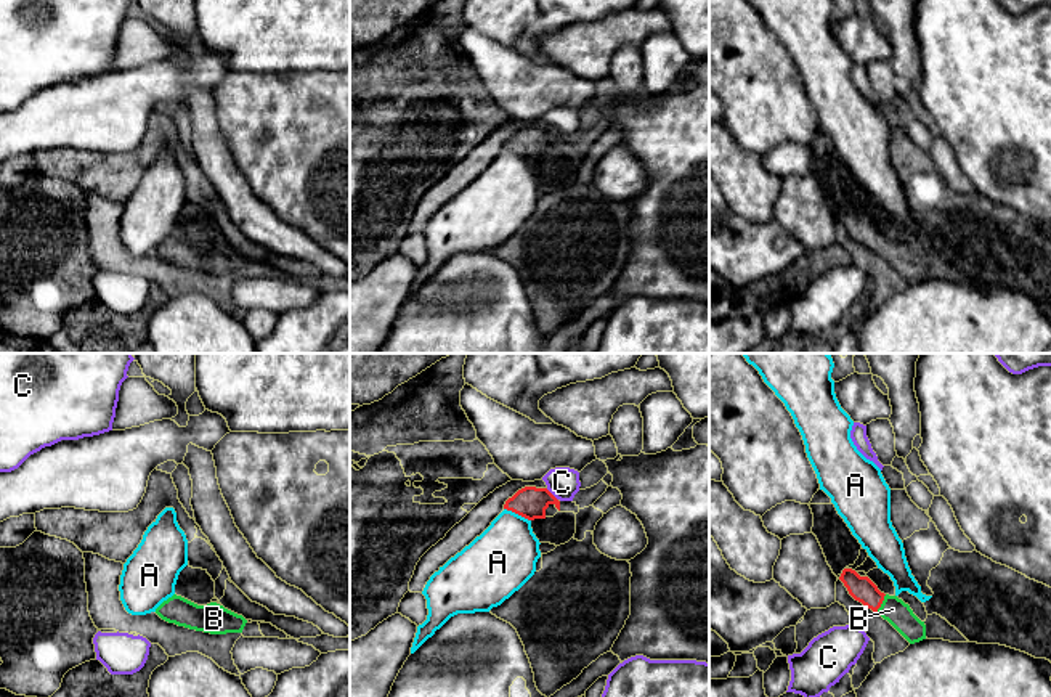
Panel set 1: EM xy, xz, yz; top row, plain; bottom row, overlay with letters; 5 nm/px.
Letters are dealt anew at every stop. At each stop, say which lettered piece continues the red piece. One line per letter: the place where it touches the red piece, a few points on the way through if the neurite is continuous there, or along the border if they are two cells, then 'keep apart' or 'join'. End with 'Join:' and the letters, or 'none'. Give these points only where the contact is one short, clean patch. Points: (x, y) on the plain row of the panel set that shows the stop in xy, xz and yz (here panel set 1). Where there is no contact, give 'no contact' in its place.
A: contact xz (517, 153); keep apart
B: contact yz (881, 243); way yz (860, 228), (881, 243), (892, 249); join
C: contact xz (552, 135); keep apart
Join: B

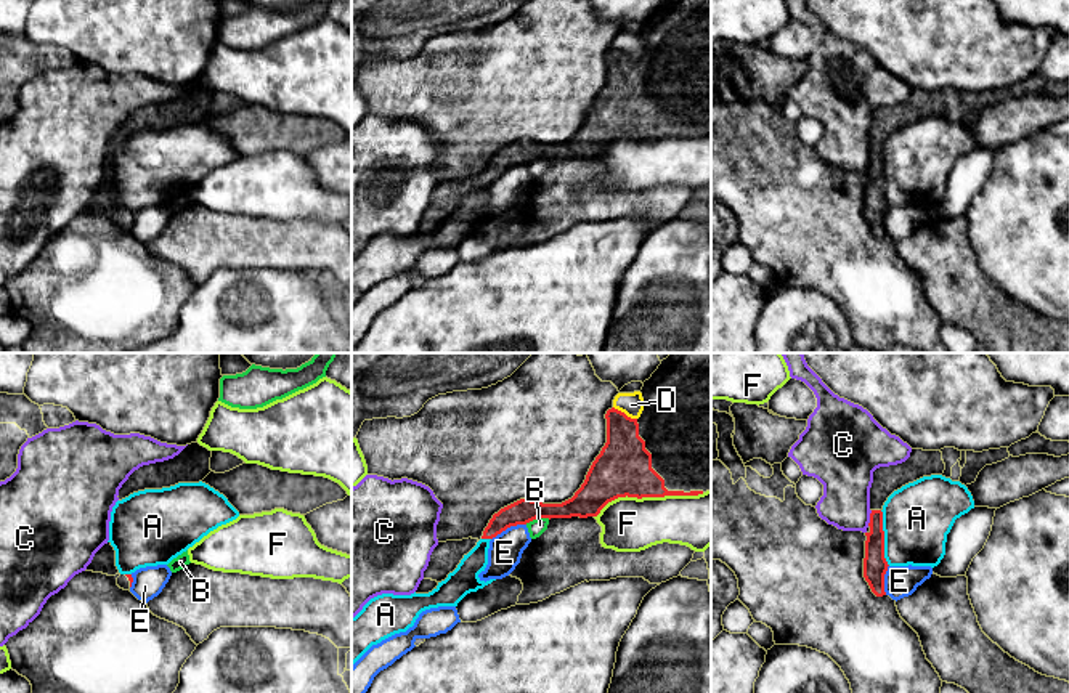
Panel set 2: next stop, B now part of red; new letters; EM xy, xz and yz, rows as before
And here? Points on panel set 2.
A: contact yz (883, 178); border yz (880, 151), (885, 201), (890, 206); keep apart
B: contact xz (536, 158); keep apart
C: contact yz (870, 159); keep apart
D: contact xz (623, 53); border xz (613, 47), (636, 60); keep apart
E: contact xz (508, 167); border xz (525, 164), (508, 167), (491, 180); keep apart
F: contact xz (649, 137); keep apart
Join: none

